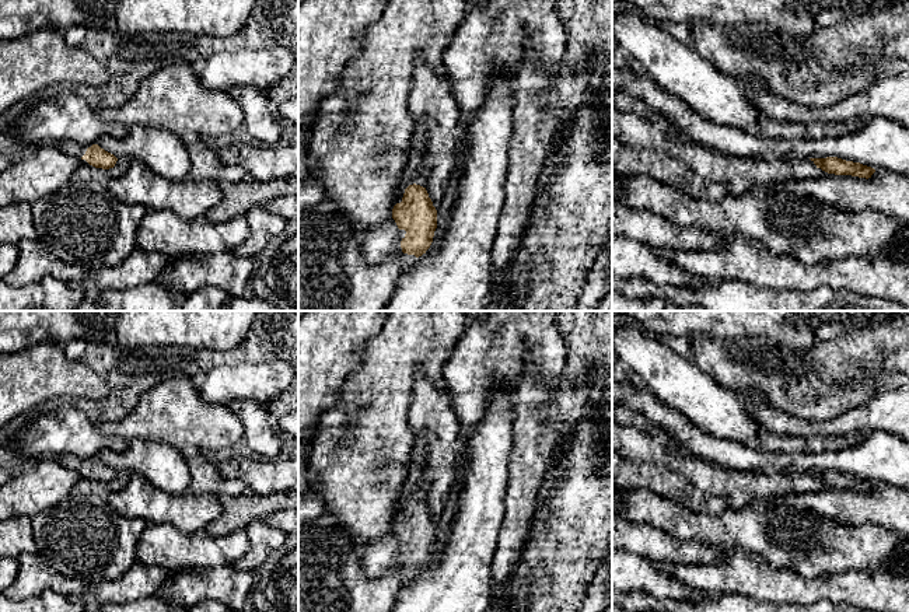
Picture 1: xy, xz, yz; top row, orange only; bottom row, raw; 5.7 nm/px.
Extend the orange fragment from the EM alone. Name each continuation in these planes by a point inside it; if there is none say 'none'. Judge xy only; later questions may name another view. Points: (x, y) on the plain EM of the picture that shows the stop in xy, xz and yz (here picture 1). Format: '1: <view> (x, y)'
1: xy (70, 461)

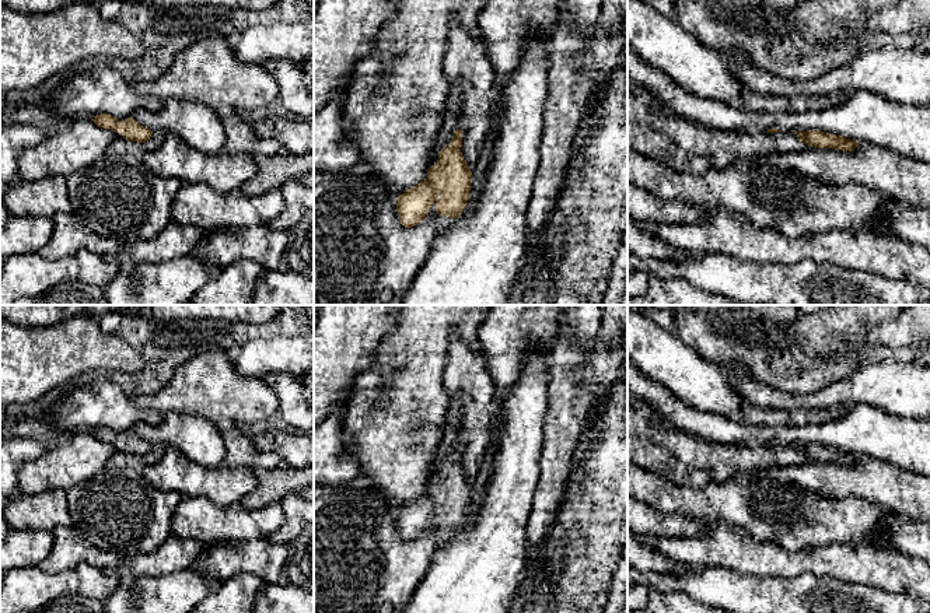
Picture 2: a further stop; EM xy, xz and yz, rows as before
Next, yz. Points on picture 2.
none

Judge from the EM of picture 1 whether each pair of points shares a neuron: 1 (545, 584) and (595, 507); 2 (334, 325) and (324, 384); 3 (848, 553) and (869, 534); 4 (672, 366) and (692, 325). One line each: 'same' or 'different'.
1: same
2: same
3: same
4: different

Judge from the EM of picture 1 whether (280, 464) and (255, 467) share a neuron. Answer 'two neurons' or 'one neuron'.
one neuron

